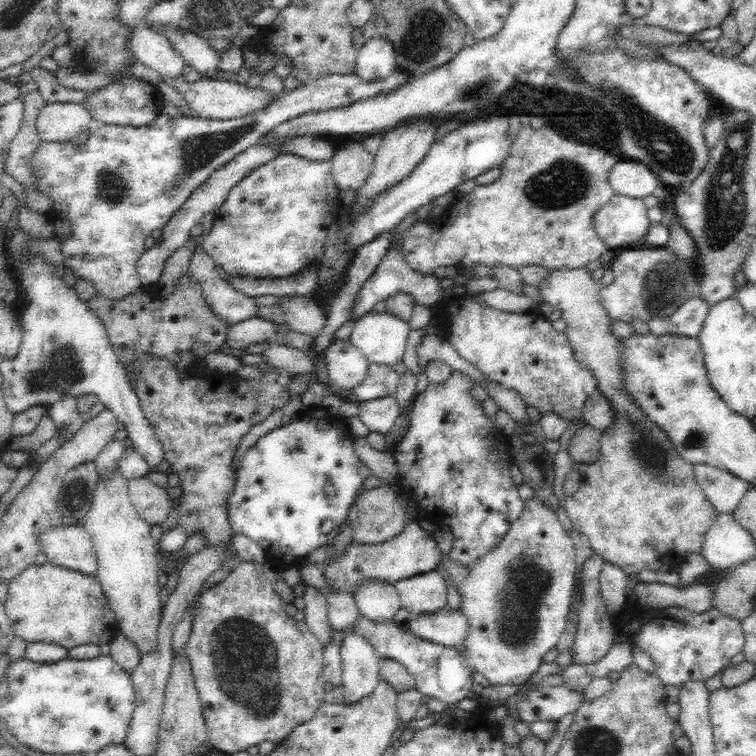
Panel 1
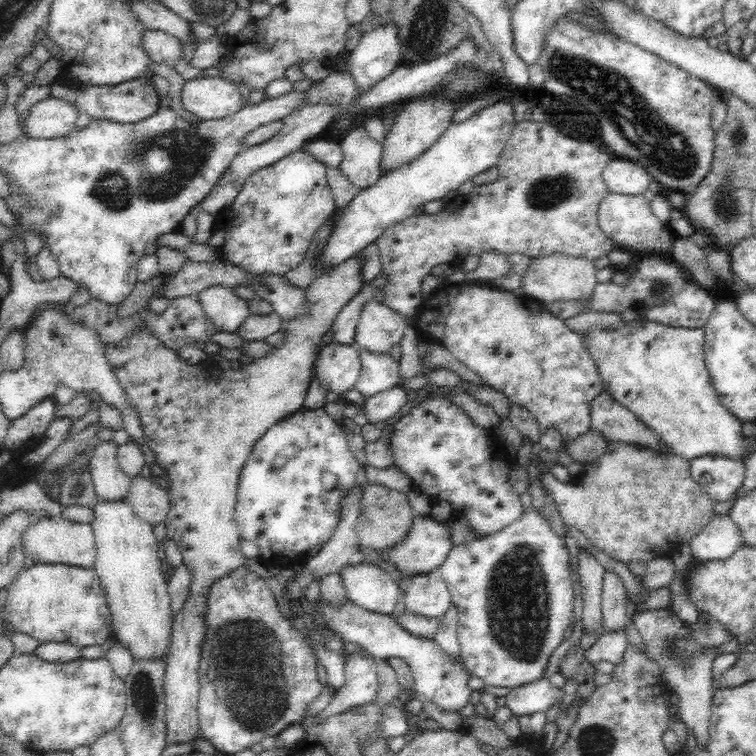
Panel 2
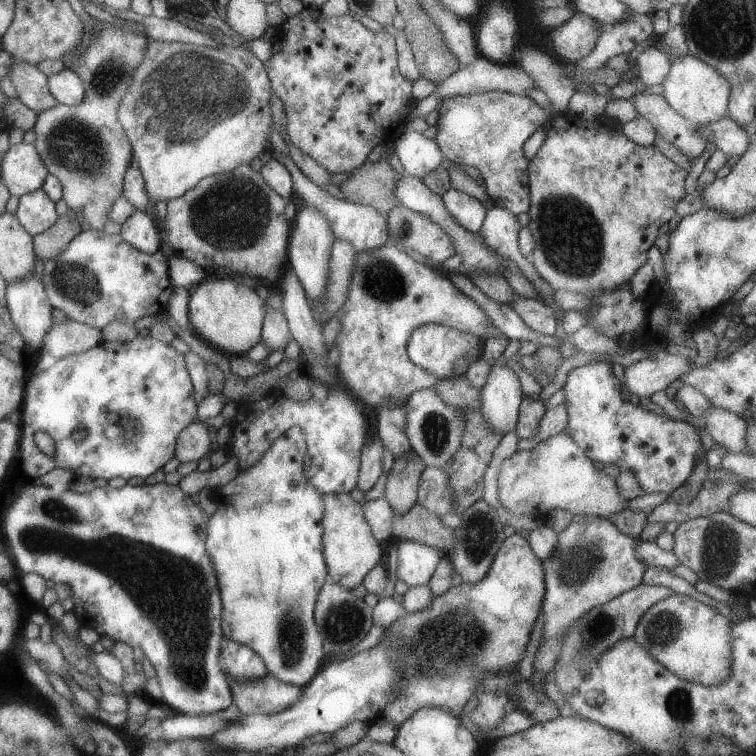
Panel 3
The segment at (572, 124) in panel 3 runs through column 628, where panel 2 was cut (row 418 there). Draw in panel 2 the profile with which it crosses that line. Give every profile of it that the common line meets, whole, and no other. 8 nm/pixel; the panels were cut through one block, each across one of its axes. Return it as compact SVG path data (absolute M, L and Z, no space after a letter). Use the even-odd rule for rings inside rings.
M358 253L352 257L348 258L348 260L344 260L342 264L334 265L332 267L326 268L324 271L321 271L318 277L310 284L310 287L307 287L305 290L306 297L308 300L308 309L307 312L300 318L292 320L287 328L282 330L285 332L285 337L283 342L279 346L274 346L271 349L271 354L264 356L263 358L254 359L254 362L247 366L237 366L229 369L218 370L218 368L214 368L214 372L212 372L212 366L208 366L208 364L197 364L192 366L188 362L184 361L176 351L172 351L172 349L166 348L165 345L162 345L162 341L158 340L150 331L146 330L146 325L141 325L139 330L136 333L128 334L125 340L119 344L108 344L103 343L105 346L108 365L112 367L112 371L114 371L114 375L116 375L116 379L122 387L124 387L124 393L128 395L128 405L134 409L135 412L139 415L140 423L142 424L144 430L144 438L149 446L149 448L154 452L156 456L156 460L161 468L165 468L167 472L167 477L163 479L163 486L168 490L168 498L170 499L170 508L165 520L166 527L166 537L176 545L178 545L178 549L182 551L183 555L183 564L190 568L192 571L192 584L190 584L190 594L186 596L186 602L182 604L182 608L180 608L180 612L176 614L176 618L172 621L172 634L171 634L171 642L170 648L168 650L168 656L166 656L166 668L165 668L165 677L164 677L164 692L165 692L165 729L166 729L166 742L167 745L170 744L184 744L184 742L191 743L198 737L201 737L200 734L200 723L198 723L198 704L199 704L199 660L201 657L201 642L203 641L204 631L206 630L206 623L204 620L204 613L207 609L207 598L209 590L214 584L214 582L218 581L219 578L223 576L228 576L231 573L235 572L240 566L245 565L245 559L242 554L242 551L239 547L240 531L237 528L237 521L235 518L235 504L237 501L237 492L238 485L240 480L240 471L244 468L245 462L248 460L250 453L252 452L253 446L256 444L256 441L266 433L266 430L270 428L270 426L274 426L274 424L278 424L280 421L294 414L296 410L302 409L303 402L306 398L306 393L311 381L311 378L314 376L314 366L315 362L318 359L318 356L324 347L321 343L322 336L328 333L331 330L331 327L334 324L334 320L338 317L340 310L348 304L348 301L352 300L358 292L362 290L364 286L364 279L362 279L361 275L361 257Z

